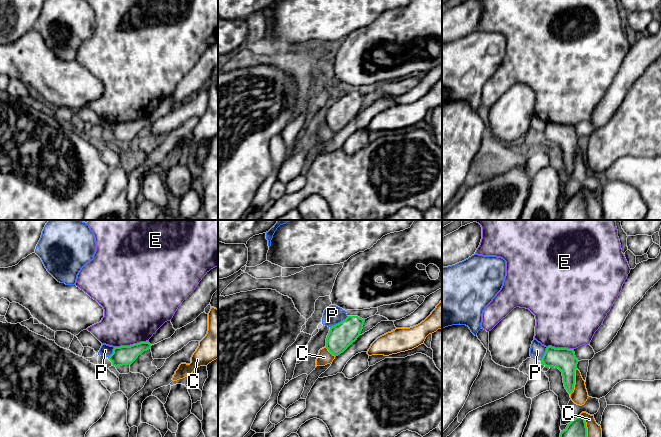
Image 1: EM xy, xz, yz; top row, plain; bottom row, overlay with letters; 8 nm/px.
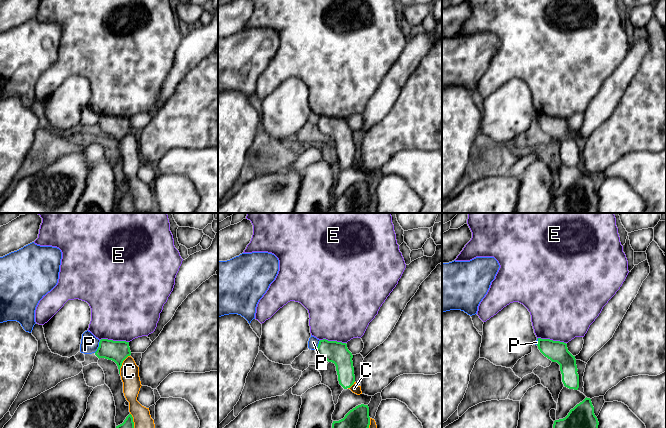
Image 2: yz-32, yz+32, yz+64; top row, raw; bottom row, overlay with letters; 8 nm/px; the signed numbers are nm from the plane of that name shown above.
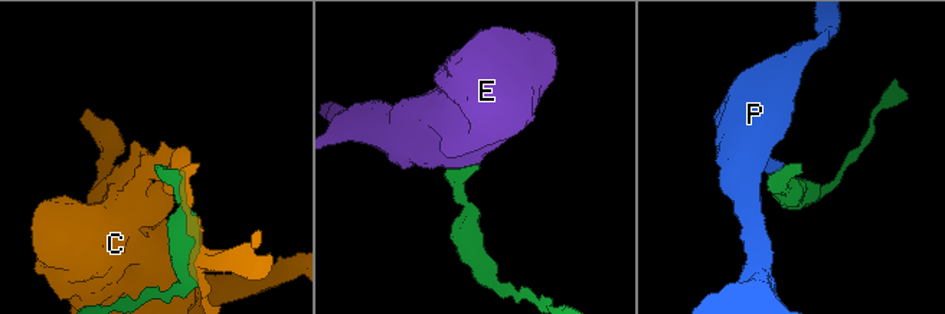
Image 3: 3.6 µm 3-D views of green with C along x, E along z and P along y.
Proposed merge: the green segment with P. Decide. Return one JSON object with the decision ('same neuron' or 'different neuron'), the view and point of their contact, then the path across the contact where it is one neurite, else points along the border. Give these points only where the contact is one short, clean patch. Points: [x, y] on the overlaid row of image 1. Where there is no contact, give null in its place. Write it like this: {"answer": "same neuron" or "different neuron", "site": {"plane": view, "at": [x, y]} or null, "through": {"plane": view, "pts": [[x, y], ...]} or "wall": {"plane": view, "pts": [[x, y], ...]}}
{"answer": "different neuron", "site": {"plane": "xz", "at": [340, 322]}, "wall": {"plane": "xz", "pts": [[348, 316], [330, 327]]}}

